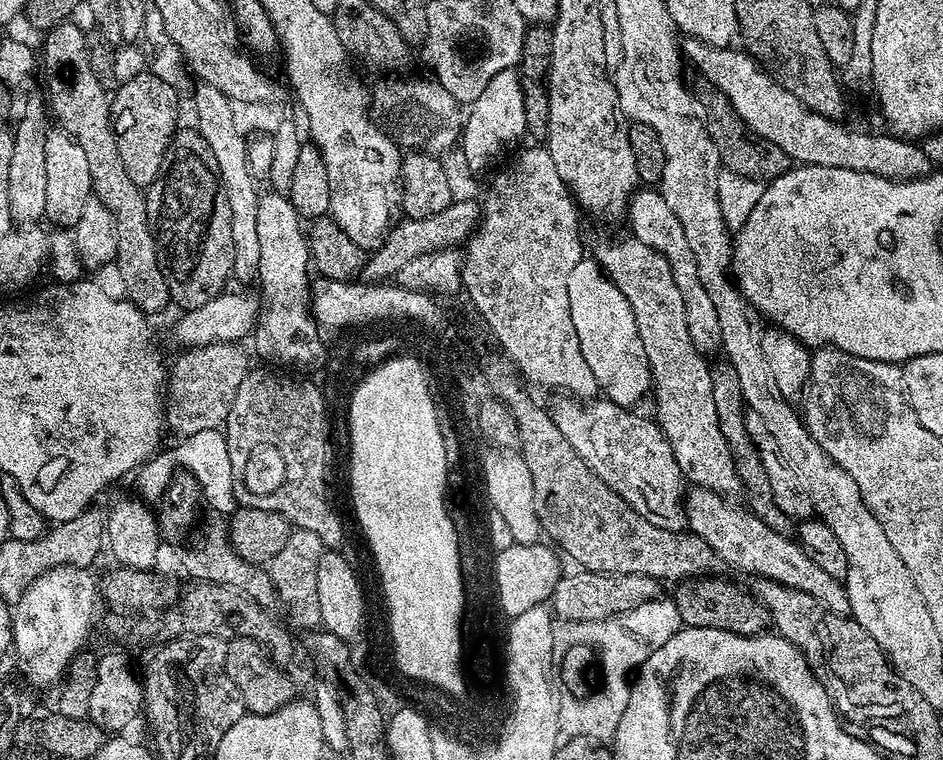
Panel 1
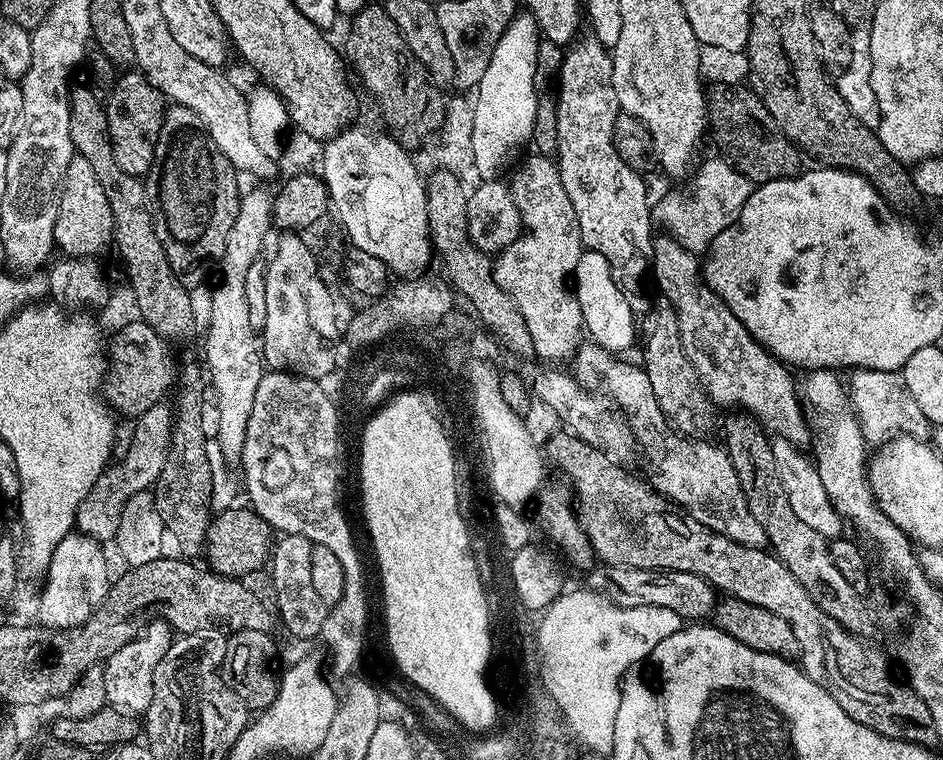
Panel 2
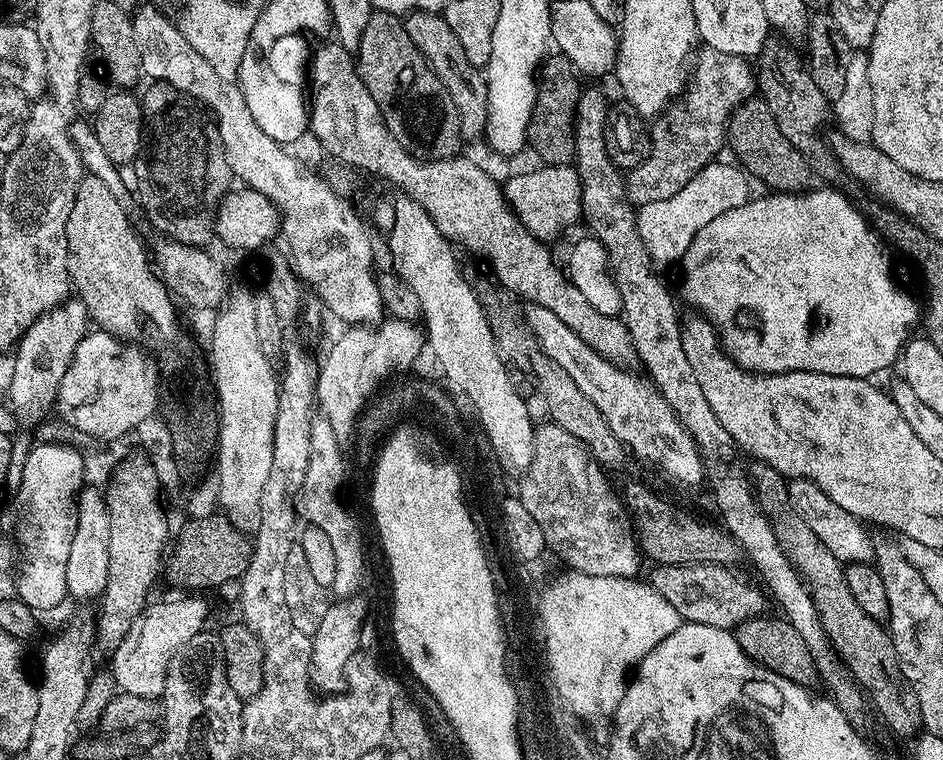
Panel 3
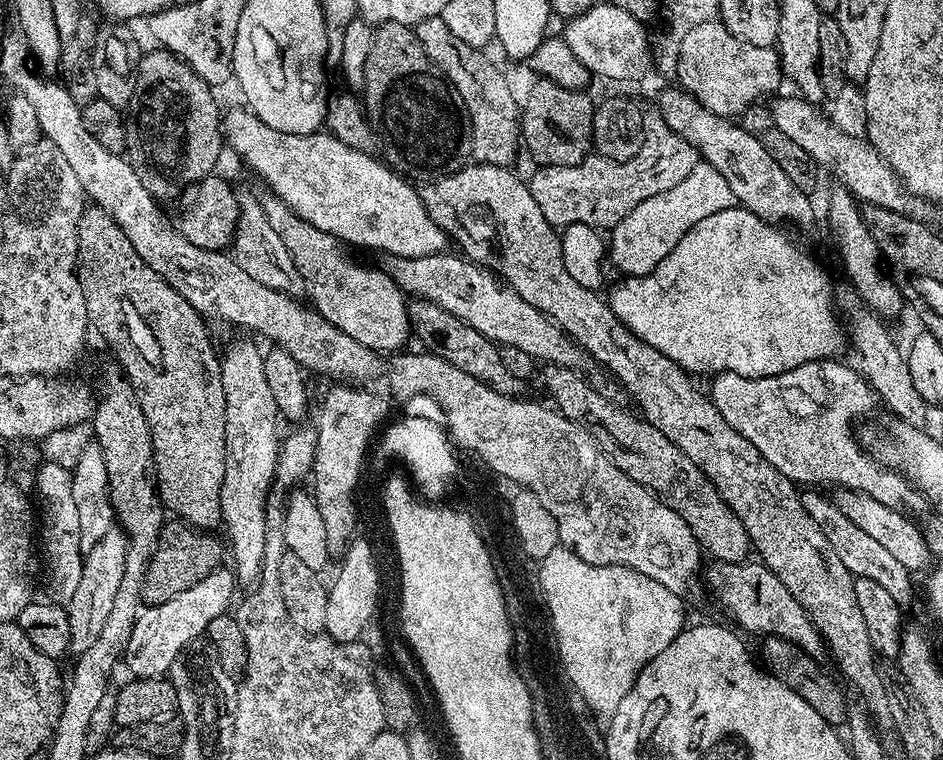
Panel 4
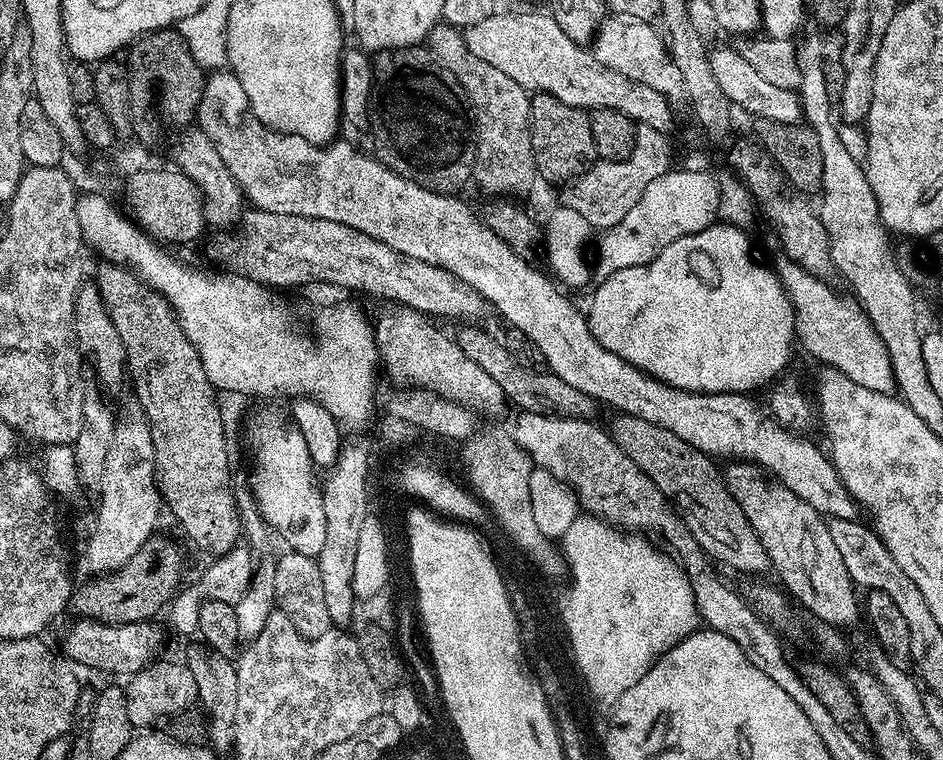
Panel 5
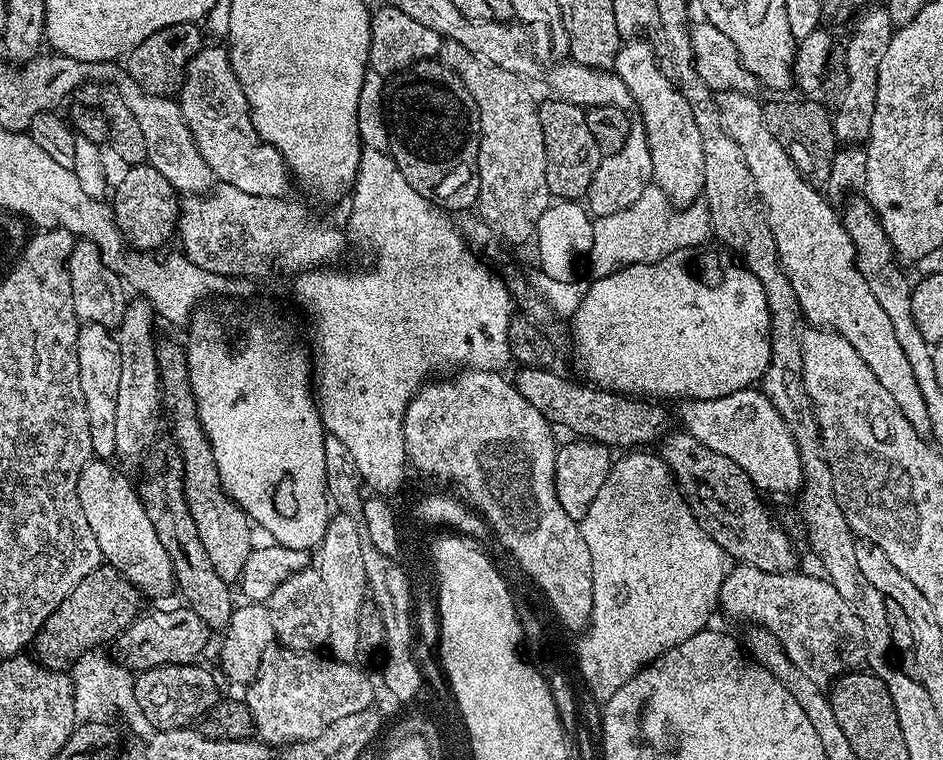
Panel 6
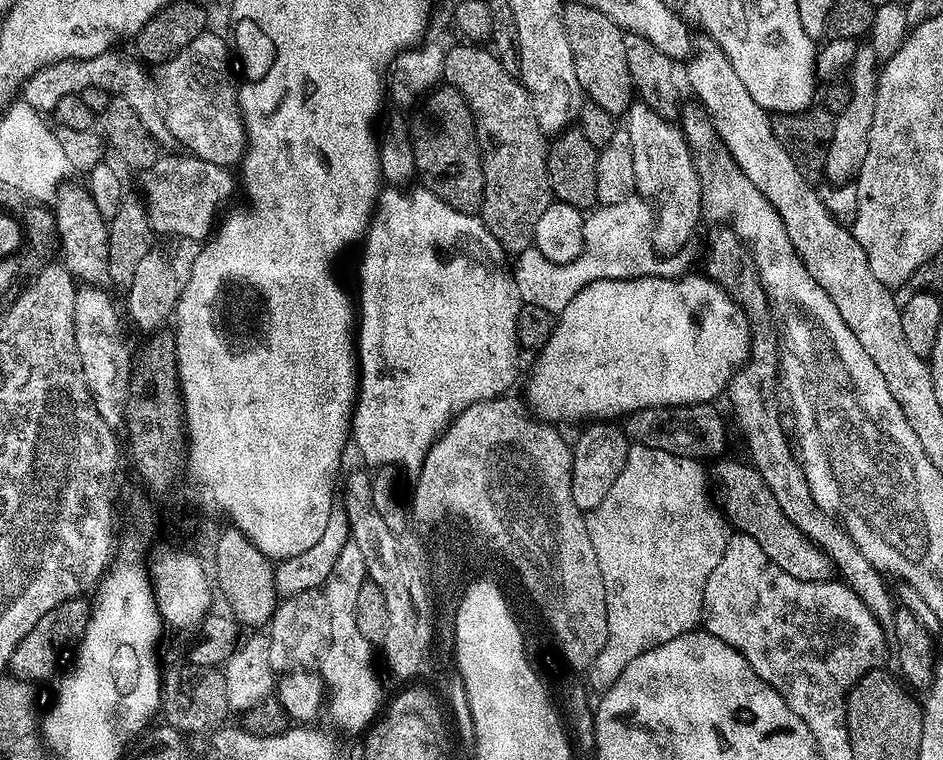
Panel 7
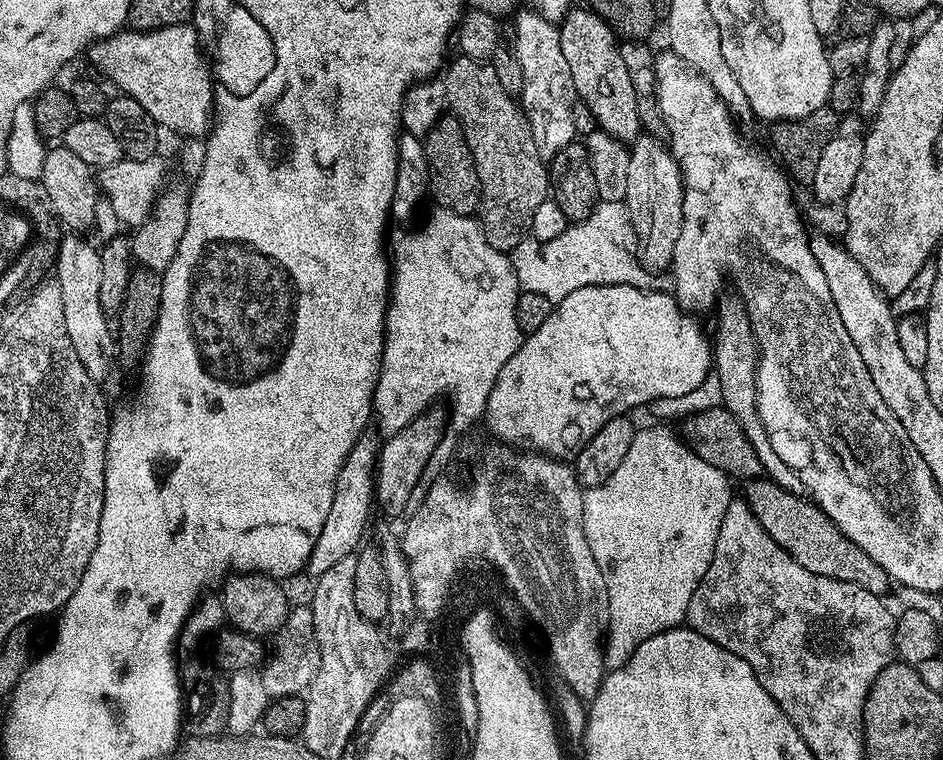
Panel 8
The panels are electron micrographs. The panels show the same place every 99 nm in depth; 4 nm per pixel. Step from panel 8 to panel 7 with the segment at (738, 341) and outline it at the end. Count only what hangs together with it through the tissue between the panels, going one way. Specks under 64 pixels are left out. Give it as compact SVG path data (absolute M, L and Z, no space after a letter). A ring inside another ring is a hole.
M727 226L717 228L719 228L717 232L708 240L707 275L717 280L726 290L726 294L730 294L733 302L746 314L748 325L752 331L748 360L740 368L737 368L726 389L726 400L732 403L732 416L736 419L736 424L740 427L741 434L744 435L745 446L748 447L749 457L747 456L747 459L752 467L758 470L758 474L762 474L762 482L766 482L770 494L774 494L774 499L778 501L778 506L782 506L782 514L786 514L786 518L790 518L790 522L794 522L794 526L798 526L798 530L802 530L802 534L806 534L806 538L813 540L831 558L835 575L843 583L847 584L854 594L858 594L858 598L862 598L862 602L866 602L866 606L876 616L877 620L881 622L891 621L894 616L894 607L892 608L894 596L893 593L892 596L888 593L888 588L884 585L885 577L870 562L866 562L866 554L862 554L862 550L858 550L854 538L850 538L850 534L838 523L836 517L828 515L828 513L821 510L818 502L814 502L814 498L810 494L810 486L804 477L804 471L800 469L799 459L794 455L789 433L787 436L780 429L780 404L775 400L776 392L778 396L780 342L777 333L774 331L772 307L768 305L768 295L762 286L760 275L754 266L752 255L748 253L747 246L738 239L731 228Z

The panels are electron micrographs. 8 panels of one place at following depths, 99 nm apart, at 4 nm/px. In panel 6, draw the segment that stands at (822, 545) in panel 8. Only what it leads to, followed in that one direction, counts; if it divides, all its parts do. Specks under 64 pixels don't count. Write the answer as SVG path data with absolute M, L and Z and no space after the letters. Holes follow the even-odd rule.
M674 432L663 437L658 455L672 471L676 487L680 489L690 511L696 515L698 526L702 526L707 536L718 542L718 546L722 546L722 550L733 561L748 564L763 572L795 573L796 552L787 534L768 517L760 501L761 493L750 482L748 475L734 466L730 458L714 454L714 450L702 446L689 432Z

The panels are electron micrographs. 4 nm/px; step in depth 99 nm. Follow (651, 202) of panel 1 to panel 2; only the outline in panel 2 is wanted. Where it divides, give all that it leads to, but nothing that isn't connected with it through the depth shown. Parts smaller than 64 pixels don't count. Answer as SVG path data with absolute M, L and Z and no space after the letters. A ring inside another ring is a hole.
M660 234L652 241L651 279L656 279L658 287L664 291L663 299L671 304L678 318L678 334L682 338L682 350L686 350L686 358L690 358L690 366L700 379L709 401L725 410L743 410L761 426L764 432L773 437L789 440L791 444L804 446L810 440L809 421L802 407L802 396L798 384L792 381L793 373L770 352L765 352L748 330L747 323L737 313L726 306L726 302L706 281L701 261L697 253L686 250L670 235Z

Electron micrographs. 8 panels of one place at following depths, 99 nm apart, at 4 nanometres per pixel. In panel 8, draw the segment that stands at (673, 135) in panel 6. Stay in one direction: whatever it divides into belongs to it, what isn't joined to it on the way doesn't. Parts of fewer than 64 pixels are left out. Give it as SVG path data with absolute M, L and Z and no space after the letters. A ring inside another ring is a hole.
M641 134L631 141L623 201L632 215L640 264L649 272L667 273L684 213L684 175L676 157L654 136Z

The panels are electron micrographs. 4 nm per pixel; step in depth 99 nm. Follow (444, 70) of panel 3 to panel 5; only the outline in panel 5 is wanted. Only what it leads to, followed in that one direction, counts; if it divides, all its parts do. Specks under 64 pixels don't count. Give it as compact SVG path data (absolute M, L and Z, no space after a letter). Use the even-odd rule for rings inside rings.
M439 23L434 30L428 32L426 47L443 68L448 68L454 78L463 86L464 93L470 101L471 111L474 113L476 126L476 167L474 169L475 183L480 183L484 192L489 192L492 198L520 198L538 184L536 171L536 151L532 145L532 131L530 130L530 93L528 89L518 86L514 78L502 74L490 62L482 62L482 58L472 53L470 46L466 46L464 33L452 24Z

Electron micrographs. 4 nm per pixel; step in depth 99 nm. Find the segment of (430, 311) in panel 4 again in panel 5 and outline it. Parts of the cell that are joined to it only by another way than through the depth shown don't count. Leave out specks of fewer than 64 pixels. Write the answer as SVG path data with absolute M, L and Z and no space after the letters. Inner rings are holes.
M460 326L454 332L456 345L474 362L477 366L482 366L494 382L498 382L498 390L502 390L505 401L509 405L517 404L520 412L533 412L543 416L557 416L567 420L586 420L595 417L597 401L592 400L582 390L574 390L574 386L562 382L554 373L541 370L536 366L525 366L516 361L510 354L510 350L499 339L495 340L488 332L476 328L480 326Z

